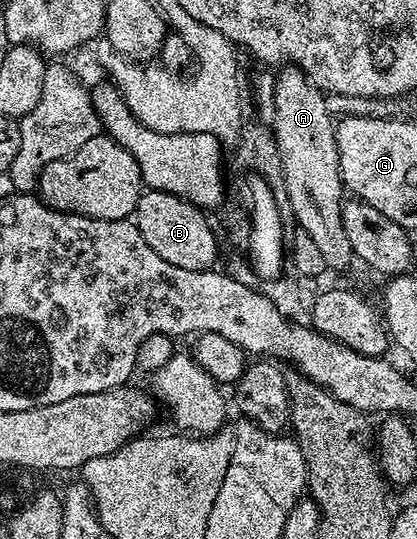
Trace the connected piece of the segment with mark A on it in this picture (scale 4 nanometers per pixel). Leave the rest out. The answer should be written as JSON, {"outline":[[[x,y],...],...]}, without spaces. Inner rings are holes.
{"outline":[[[284,67],[276,77],[276,86],[272,89],[272,121],[270,128],[272,136],[278,143],[278,155],[282,155],[282,171],[286,183],[286,193],[290,195],[292,208],[291,220],[311,235],[315,245],[322,250],[322,259],[326,259],[328,269],[344,269],[353,264],[354,254],[350,247],[350,239],[346,239],[346,231],[342,227],[342,202],[346,197],[344,180],[340,177],[338,161],[338,141],[336,139],[336,121],[328,110],[329,98],[321,93],[319,87],[308,81],[307,75],[301,69]]]}

